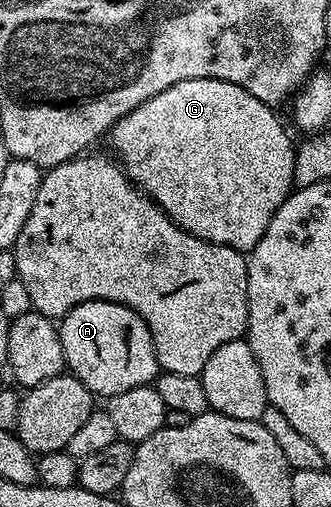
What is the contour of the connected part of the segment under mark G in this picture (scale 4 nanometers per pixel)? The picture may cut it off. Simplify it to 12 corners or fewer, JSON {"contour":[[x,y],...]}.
{"contour":[[181,80],[117,120],[128,178],[250,252],[296,143],[237,84]]}

